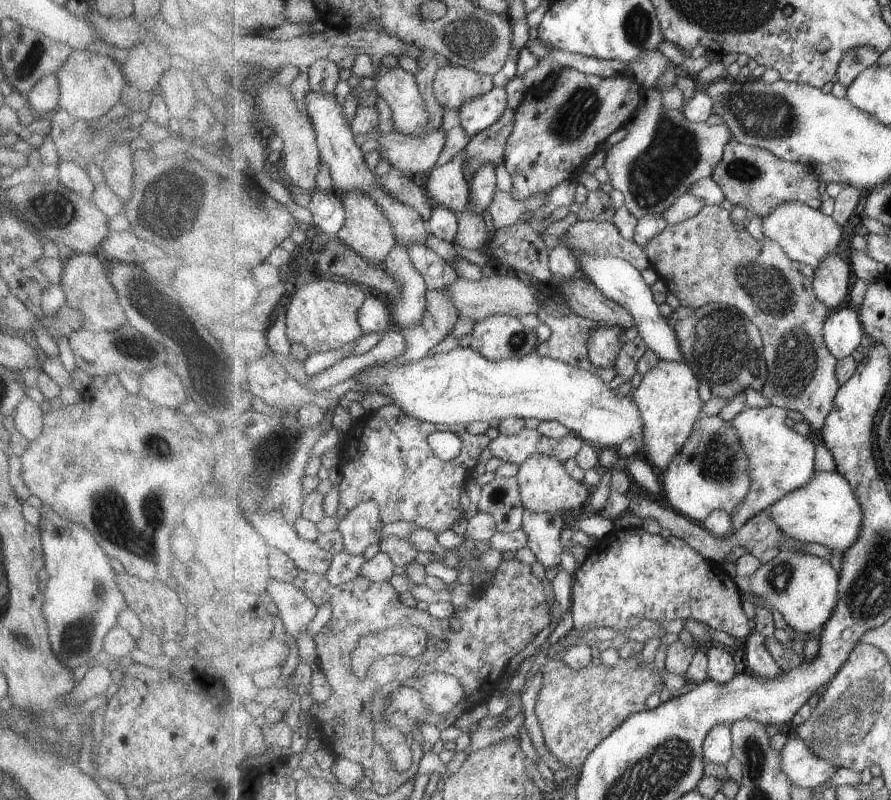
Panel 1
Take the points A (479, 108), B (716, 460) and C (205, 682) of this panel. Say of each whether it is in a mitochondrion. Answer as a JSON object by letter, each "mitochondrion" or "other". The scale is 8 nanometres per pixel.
{"A":"other","B":"mitochondrion","C":"other"}

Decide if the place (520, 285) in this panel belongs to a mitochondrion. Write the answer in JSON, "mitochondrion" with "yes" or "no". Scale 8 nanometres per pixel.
{"mitochondrion":"no"}

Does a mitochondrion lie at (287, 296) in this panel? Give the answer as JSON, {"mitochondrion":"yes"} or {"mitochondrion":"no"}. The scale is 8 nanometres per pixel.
{"mitochondrion":"no"}

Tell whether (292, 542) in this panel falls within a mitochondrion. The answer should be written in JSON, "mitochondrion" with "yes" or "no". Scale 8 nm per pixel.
{"mitochondrion":"no"}

